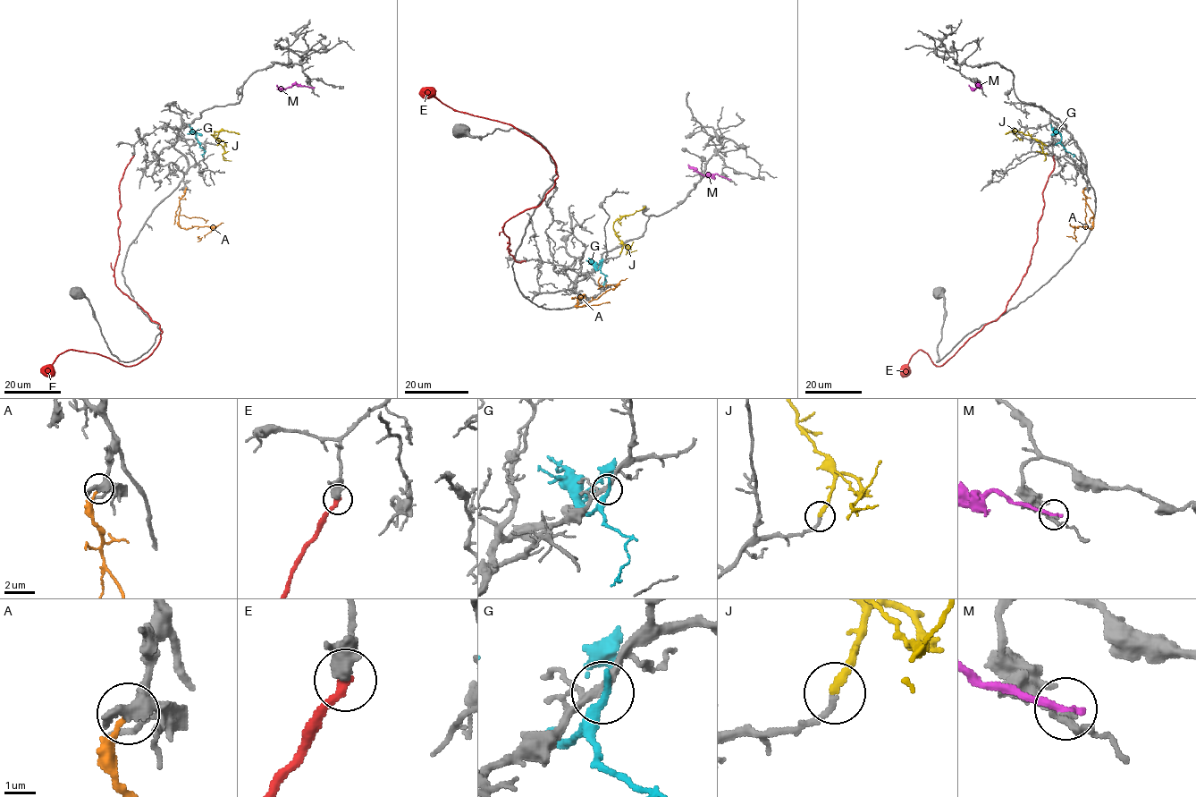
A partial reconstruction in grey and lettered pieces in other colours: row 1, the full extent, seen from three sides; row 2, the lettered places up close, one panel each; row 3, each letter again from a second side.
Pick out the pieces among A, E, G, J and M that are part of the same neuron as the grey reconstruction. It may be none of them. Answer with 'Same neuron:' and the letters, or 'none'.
Same neuron: A, J

